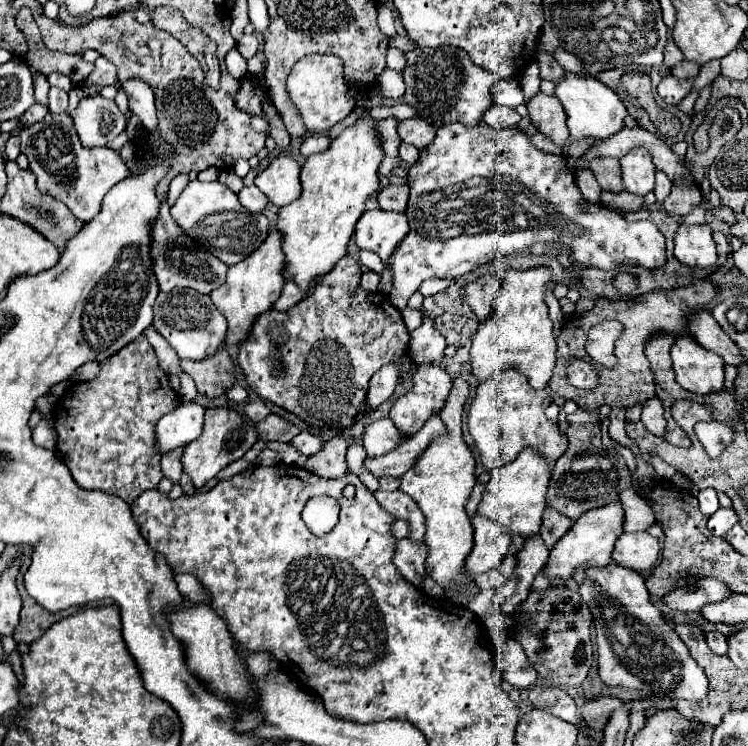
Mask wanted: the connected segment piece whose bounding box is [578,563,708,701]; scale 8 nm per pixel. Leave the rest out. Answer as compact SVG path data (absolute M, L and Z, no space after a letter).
M606 565L602 569L586 569L586 579L578 587L580 597L592 611L594 629L596 629L596 645L598 645L598 673L600 679L610 687L626 687L638 689L644 695L656 695L660 699L684 699L684 701L702 701L708 693L708 677L702 673L702 667L690 657L684 641L678 633L666 623L662 613L656 609L650 593L644 585L644 577L638 571Z

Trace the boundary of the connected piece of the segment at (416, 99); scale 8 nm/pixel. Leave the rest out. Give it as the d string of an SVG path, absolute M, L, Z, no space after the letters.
M458 47L438 49L414 49L404 53L406 69L402 77L406 81L406 93L402 103L412 105L416 115L434 127L446 123L462 123L466 127L478 127L486 109L492 105L490 89L498 77L486 69L480 69L470 61L470 55Z

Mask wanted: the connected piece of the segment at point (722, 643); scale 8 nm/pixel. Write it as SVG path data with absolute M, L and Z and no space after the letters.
M712 631L712 633L706 633L706 643L708 647L716 653L716 655L726 655L728 653L728 639L718 633L718 631Z

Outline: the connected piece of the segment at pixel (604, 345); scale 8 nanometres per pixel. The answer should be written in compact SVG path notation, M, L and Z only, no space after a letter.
M604 321L590 329L586 341L586 353L598 367L612 367L618 359L614 355L614 343L622 333L622 325L616 321Z

